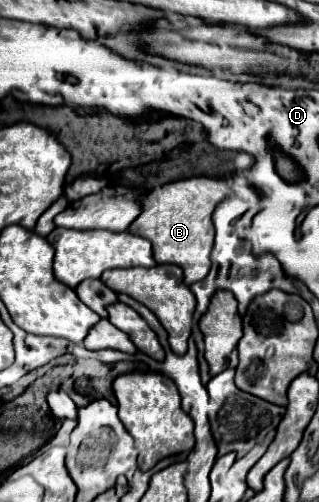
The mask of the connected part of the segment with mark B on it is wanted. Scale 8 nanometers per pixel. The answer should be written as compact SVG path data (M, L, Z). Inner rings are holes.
M188 177L156 187L142 199L142 213L128 227L134 235L150 239L156 263L174 263L184 269L186 283L202 281L210 271L210 254L214 245L212 213L232 193L228 179ZM172 189L178 189L172 199Z

